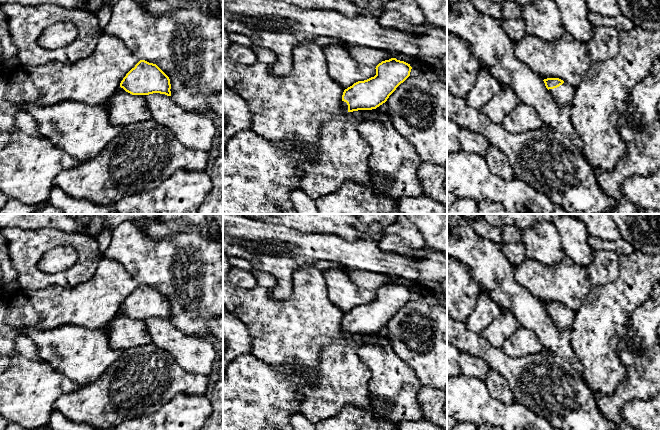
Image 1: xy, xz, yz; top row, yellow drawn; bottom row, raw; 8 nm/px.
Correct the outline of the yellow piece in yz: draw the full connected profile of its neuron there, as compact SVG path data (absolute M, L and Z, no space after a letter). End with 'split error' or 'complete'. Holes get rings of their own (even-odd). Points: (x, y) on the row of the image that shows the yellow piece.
M547 78L543 80L546 88L559 105L570 105L574 99L575 89L559 78Z; split error

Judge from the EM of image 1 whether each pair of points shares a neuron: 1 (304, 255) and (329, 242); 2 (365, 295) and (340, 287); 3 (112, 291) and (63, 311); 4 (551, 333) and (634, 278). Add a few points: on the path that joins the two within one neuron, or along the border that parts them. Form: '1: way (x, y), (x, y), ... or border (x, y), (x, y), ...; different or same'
1: way (310, 250), (321, 250), (323, 248); same
2: way (359, 295), (348, 295), (346, 293); same
3: way (100, 298), (91, 305), (75, 305); same
4: border (570, 328), (570, 344), (574, 351); different

